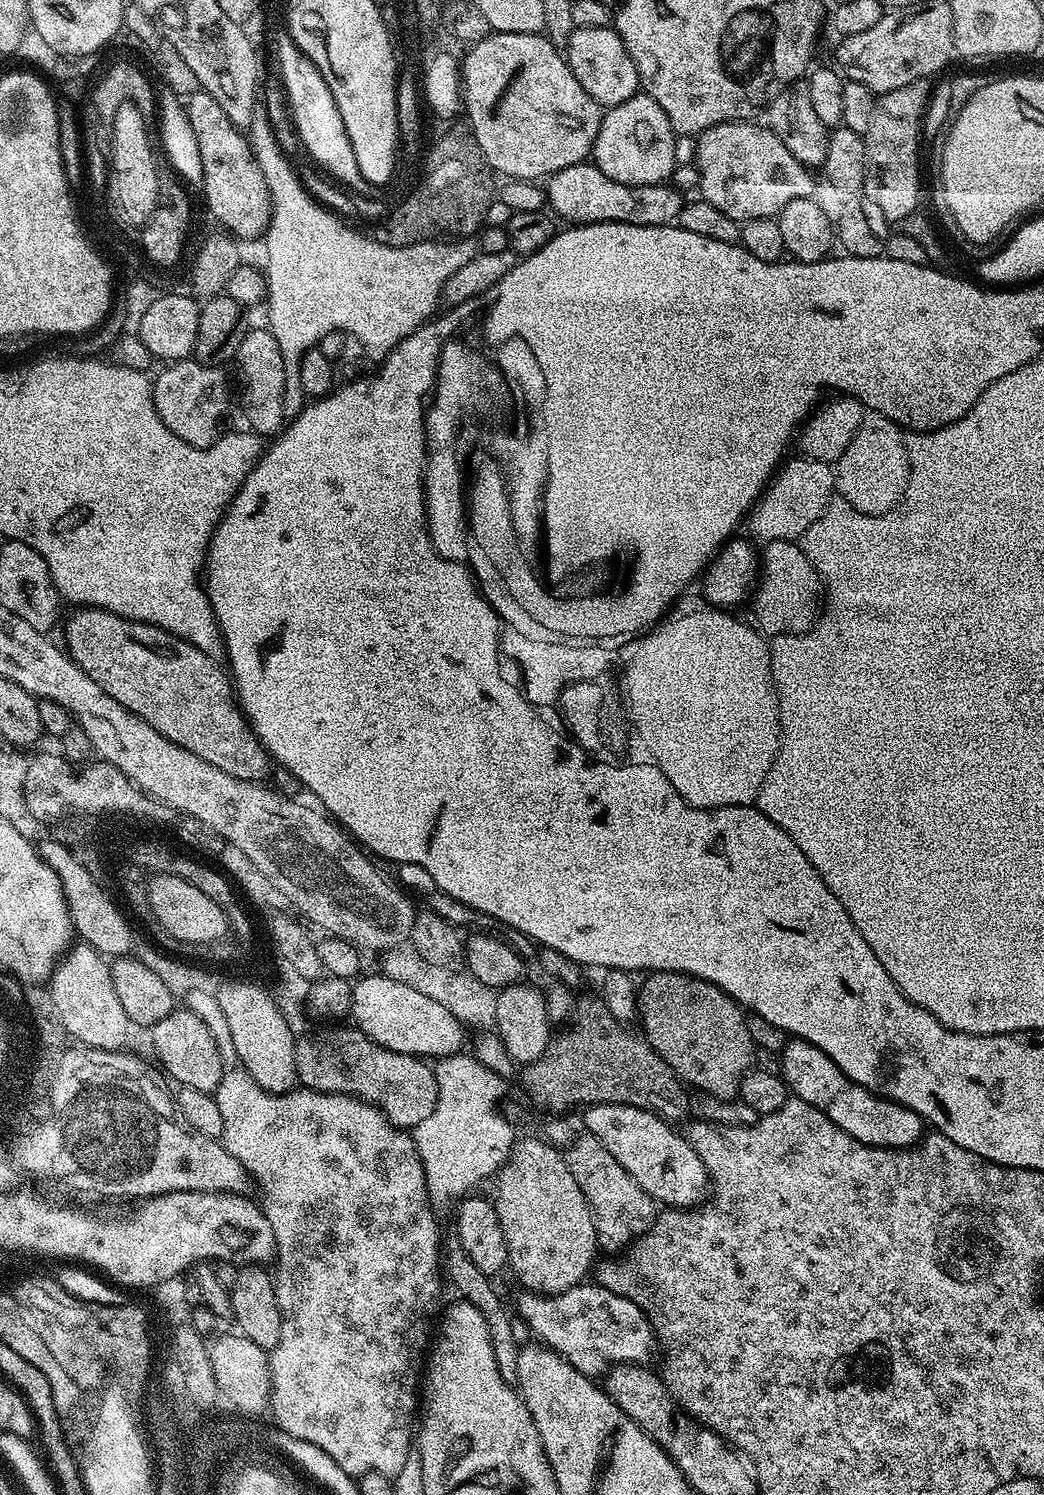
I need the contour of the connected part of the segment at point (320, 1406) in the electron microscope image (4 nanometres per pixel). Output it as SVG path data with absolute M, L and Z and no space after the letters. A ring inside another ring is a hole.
M195 991L189 994L186 998L186 1006L194 1014L198 1014L198 1018L202 1018L202 1022L206 1022L206 1030L210 1030L210 1038L214 1038L214 1042L220 1051L220 1057L224 1063L224 1073L222 1074L222 1082L219 1083L215 1090L215 1098L218 1102L218 1111L222 1113L222 1126L224 1134L222 1143L224 1149L230 1154L234 1154L234 1158L238 1158L238 1162L242 1164L245 1172L249 1177L260 1187L260 1192L264 1195L262 1199L262 1207L266 1218L270 1218L270 1226L274 1226L274 1242L276 1243L276 1258L275 1263L280 1264L280 1269L275 1269L274 1279L276 1282L276 1301L278 1302L278 1310L282 1314L282 1334L278 1340L278 1346L271 1349L270 1363L272 1365L272 1402L270 1405L271 1411L276 1411L275 1423L282 1431L286 1431L293 1435L294 1438L304 1439L306 1442L313 1443L314 1446L320 1447L326 1452L346 1472L353 1478L359 1478L367 1474L367 1472L377 1472L378 1474L386 1474L387 1476L395 1477L402 1466L405 1466L409 1453L414 1448L414 1420L412 1424L412 1415L417 1415L418 1412L418 1389L422 1384L422 1365L426 1360L426 1353L430 1348L430 1337L434 1332L434 1317L437 1315L440 1304L440 1278L442 1280L442 1244L440 1246L440 1232L436 1229L436 1220L432 1217L434 1207L428 1199L427 1182L424 1177L424 1163L416 1149L416 1143L412 1141L411 1135L405 1129L396 1128L388 1120L388 1115L381 1112L374 1104L369 1104L367 1100L359 1100L357 1096L344 1096L342 1094L334 1094L332 1092L315 1092L313 1088L303 1086L297 1087L291 1092L283 1092L281 1096L273 1092L262 1090L262 1086L258 1086L258 1082L254 1082L254 1078L250 1078L250 1074L244 1068L240 1067L240 1059L236 1056L234 1050L234 1042L230 1038L230 1025L226 1023L226 1014L222 1014L222 1006L220 1005L220 997L216 994L208 994L207 992Z

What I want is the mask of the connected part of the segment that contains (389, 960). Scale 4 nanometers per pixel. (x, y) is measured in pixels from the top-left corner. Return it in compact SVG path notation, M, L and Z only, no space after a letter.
M401 946L389 949L381 955L379 971L381 975L390 978L392 981L400 982L404 986L413 987L420 994L426 995L434 1002L441 1003L452 1014L459 1018L466 1026L476 1026L478 1030L490 1030L495 1027L497 1020L497 991L479 982L471 976L471 973L462 972L458 974L451 967L437 965L429 962L420 955L417 950Z

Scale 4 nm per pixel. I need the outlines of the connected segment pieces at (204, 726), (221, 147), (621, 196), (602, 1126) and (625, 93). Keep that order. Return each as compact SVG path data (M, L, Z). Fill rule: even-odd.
M80 606L73 612L76 613L68 621L63 621L66 651L86 675L94 678L94 682L114 698L114 702L142 718L142 722L154 726L162 738L170 738L170 742L182 746L182 750L198 754L202 762L210 762L210 766L218 766L218 770L239 780L260 782L265 779L263 776L270 765L268 751L248 725L247 716L240 711L229 673L216 665L217 657L208 656L198 650L198 646L158 626L143 624L141 620L127 620L125 616L108 612L105 608Z
M206 91L187 97L184 110L198 140L204 179L202 191L213 218L221 224L221 229L241 241L263 237L272 220L272 196L245 133L233 126L230 118L226 118L226 110L222 110Z
M595 163L575 164L566 170L547 177L548 200L552 203L551 211L557 217L568 220L569 225L578 224L633 224L634 226L671 225L678 218L680 208L686 203L667 183L650 186L626 186L606 178Z
M589 1104L582 1116L588 1127L587 1135L597 1139L657 1205L692 1210L705 1203L710 1192L706 1166L691 1142L681 1133L679 1136L669 1121L632 1105L620 1104Z
M615 27L573 28L568 39L566 59L574 78L582 82L582 90L586 90L586 94L590 94L590 98L594 98L594 102L600 105L601 109L618 106L641 91L634 58L630 58Z

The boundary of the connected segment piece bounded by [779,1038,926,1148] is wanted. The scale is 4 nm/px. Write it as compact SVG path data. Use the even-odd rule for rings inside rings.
M789 1039L779 1053L781 1064L780 1076L787 1085L787 1091L795 1099L806 1102L814 1110L826 1114L838 1130L850 1134L858 1142L871 1148L911 1148L920 1143L926 1132L926 1122L914 1110L903 1108L892 1100L866 1090L856 1084L836 1063L818 1046L805 1040Z

